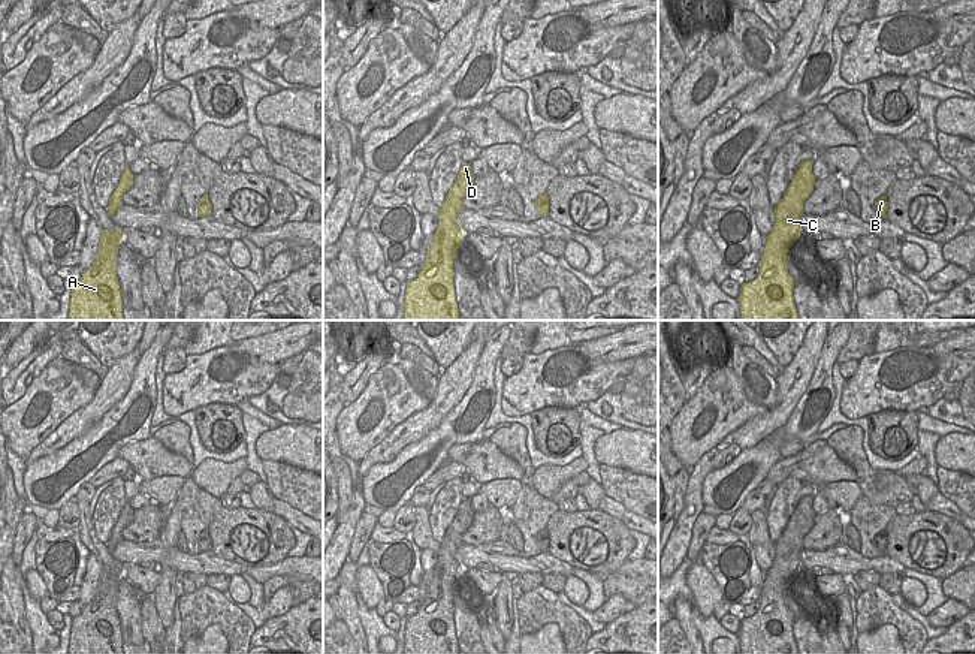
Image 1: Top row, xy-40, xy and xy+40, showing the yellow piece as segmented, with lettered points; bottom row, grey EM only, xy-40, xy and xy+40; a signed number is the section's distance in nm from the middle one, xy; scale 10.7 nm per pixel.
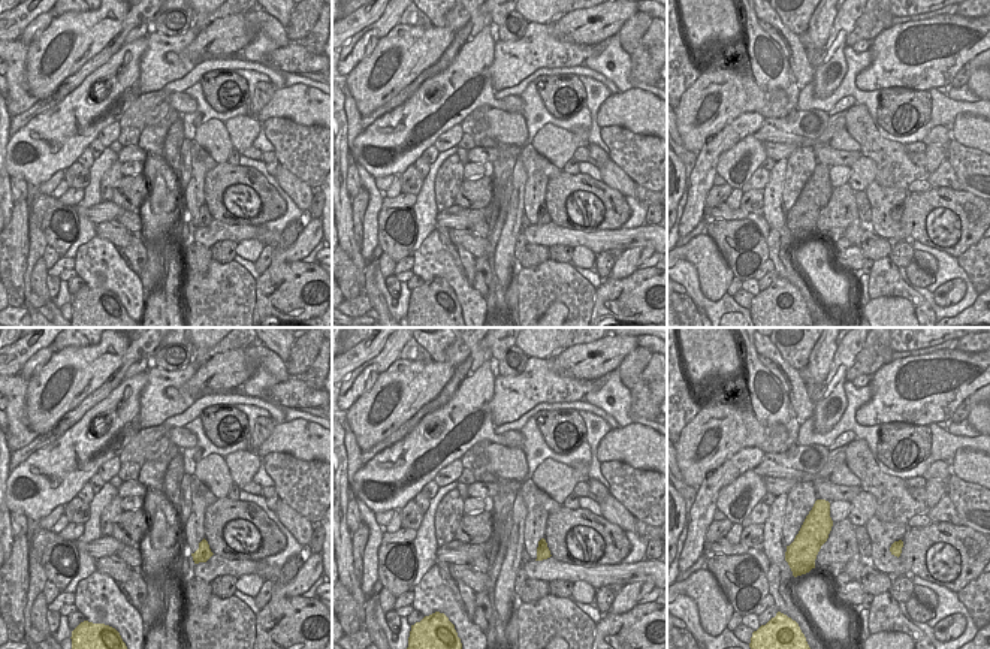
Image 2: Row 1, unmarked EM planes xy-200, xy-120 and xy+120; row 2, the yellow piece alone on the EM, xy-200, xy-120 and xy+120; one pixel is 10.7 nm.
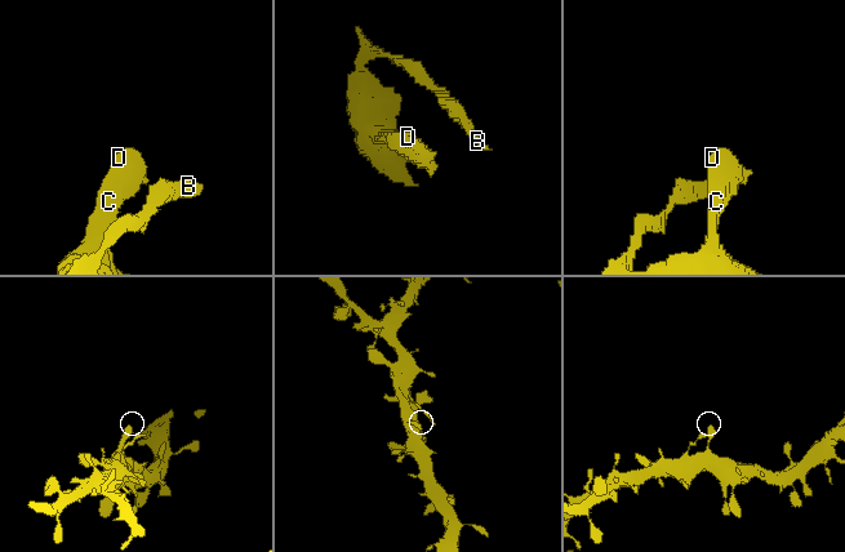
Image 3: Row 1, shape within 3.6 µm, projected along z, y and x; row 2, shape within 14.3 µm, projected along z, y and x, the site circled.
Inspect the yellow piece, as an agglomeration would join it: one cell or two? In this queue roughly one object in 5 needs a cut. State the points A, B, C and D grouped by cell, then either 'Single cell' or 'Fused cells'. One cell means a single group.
Groups: A B C D. Single cell

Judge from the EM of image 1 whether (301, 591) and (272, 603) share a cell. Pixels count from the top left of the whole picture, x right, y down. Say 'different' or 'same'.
different

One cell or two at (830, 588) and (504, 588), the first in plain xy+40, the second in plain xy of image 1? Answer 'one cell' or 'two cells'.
two cells

